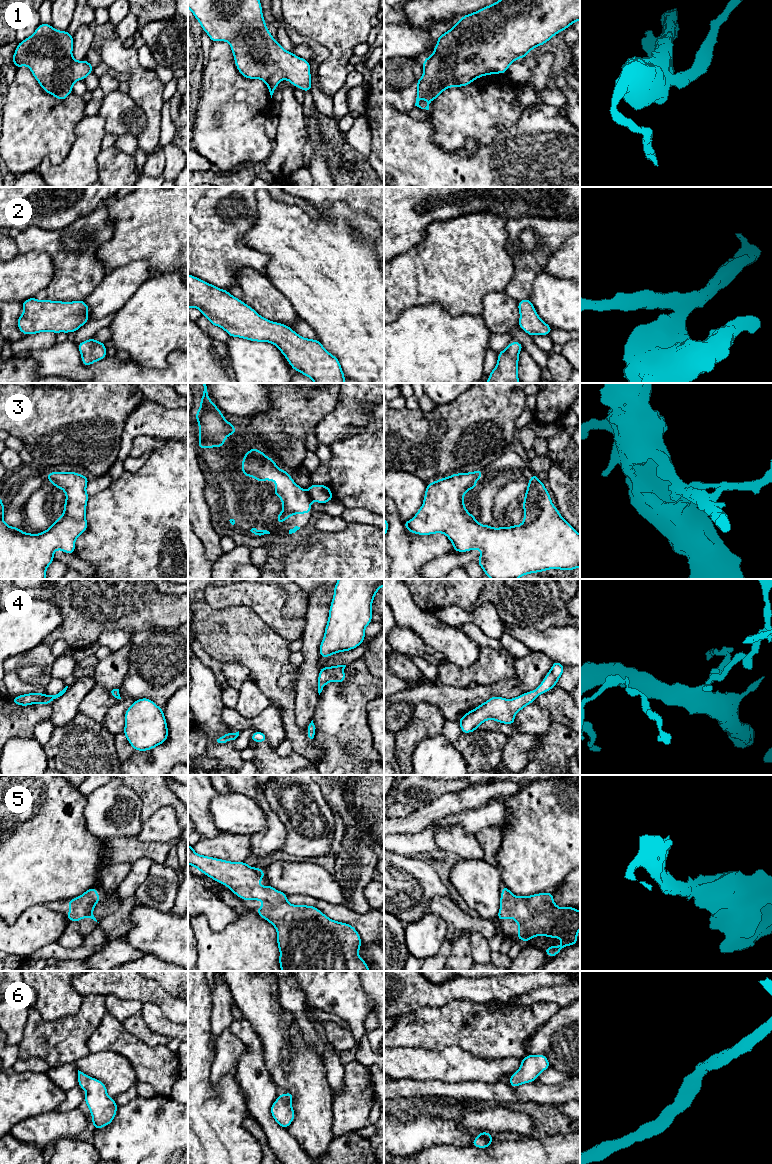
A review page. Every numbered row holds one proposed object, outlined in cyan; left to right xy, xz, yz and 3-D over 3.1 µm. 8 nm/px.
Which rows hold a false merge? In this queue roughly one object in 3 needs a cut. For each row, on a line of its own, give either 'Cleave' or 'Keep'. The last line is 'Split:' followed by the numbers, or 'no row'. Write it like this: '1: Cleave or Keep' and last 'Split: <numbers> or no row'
1: Keep
2: Keep
3: Keep
4: Keep
5: Keep
6: Keep
Split: no row

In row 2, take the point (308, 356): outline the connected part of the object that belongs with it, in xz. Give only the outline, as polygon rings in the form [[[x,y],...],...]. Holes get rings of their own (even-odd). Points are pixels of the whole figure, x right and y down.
[[[188,274],[188,309],[191,307],[199,309],[202,316],[214,326],[221,327],[230,337],[274,344],[296,372],[311,378],[314,383],[345,383],[338,358],[330,354],[319,340],[304,338],[289,326],[262,317],[227,290]]]

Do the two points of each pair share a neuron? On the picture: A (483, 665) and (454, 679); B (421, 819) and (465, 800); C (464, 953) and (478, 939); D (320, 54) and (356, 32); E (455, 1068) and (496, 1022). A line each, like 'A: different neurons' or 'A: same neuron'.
A: same neuron
B: same neuron
C: different neurons
D: different neurons
E: different neurons

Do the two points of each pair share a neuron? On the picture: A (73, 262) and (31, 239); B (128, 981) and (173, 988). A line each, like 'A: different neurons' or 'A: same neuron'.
A: same neuron
B: different neurons

